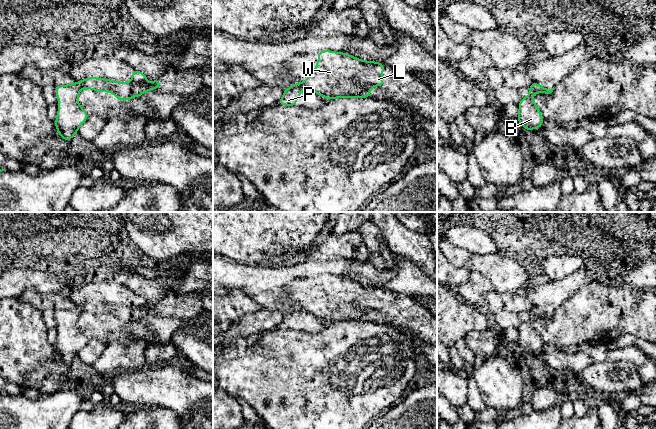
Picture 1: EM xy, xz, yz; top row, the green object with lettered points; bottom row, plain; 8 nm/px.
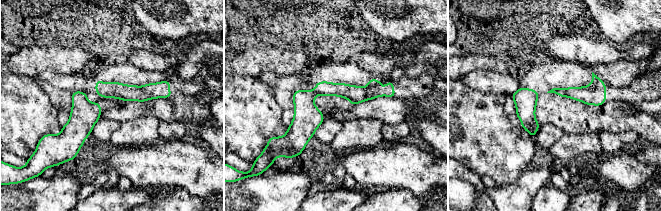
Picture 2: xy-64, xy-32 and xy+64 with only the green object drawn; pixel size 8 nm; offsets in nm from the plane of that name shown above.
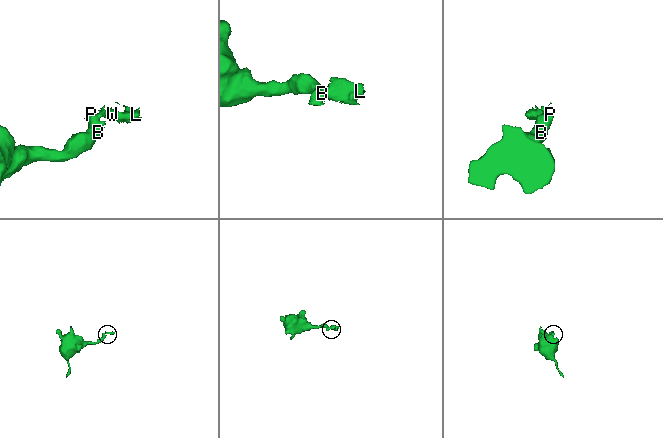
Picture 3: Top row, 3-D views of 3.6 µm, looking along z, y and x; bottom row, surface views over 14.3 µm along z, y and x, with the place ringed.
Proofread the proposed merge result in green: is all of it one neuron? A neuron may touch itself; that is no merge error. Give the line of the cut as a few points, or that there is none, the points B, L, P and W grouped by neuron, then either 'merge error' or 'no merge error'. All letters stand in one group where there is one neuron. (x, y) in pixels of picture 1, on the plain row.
cut xy (77, 306), (82, 312); groups B P / L W; merge error

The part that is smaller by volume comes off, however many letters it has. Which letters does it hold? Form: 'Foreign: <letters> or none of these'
Foreign: L, W

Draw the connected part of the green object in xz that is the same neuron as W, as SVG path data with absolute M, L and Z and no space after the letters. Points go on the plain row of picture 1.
M329 274L319 275L317 281L320 286L315 288L314 296L303 306L303 310L325 323L369 322L372 310L385 311L383 307L385 289L380 286L364 285L343 276Z

